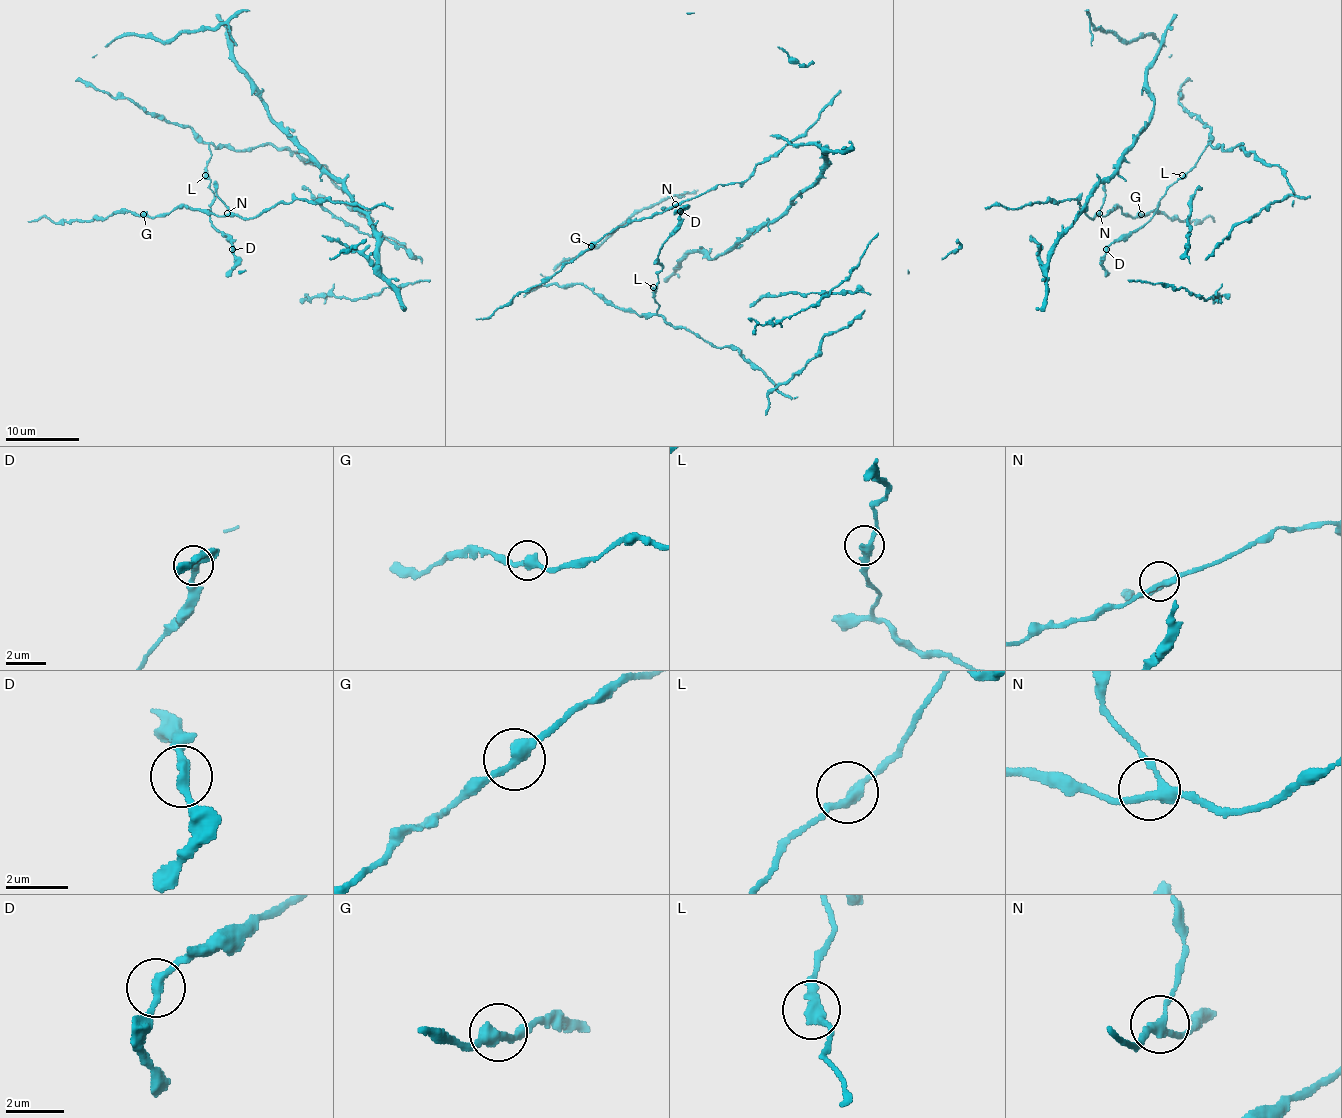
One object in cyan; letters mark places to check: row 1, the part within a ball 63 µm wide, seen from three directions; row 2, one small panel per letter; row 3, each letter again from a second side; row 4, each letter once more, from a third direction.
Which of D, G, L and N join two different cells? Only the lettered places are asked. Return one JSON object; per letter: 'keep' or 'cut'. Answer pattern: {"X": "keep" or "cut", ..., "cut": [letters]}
{"D": "keep", "G": "keep", "L": "keep", "N": "keep", "cut": []}

